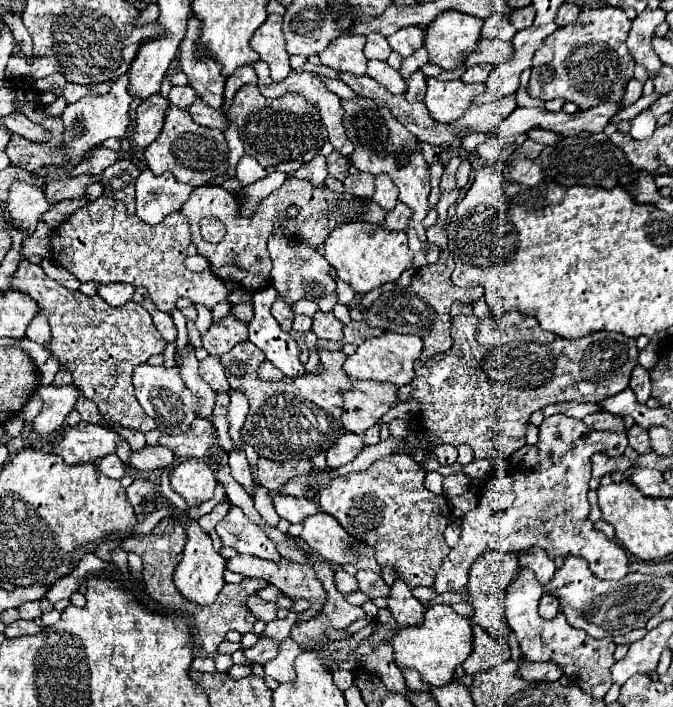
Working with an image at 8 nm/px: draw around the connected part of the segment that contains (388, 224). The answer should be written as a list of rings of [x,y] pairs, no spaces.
[[[397,203],[397,205],[387,213],[387,217],[385,217],[385,221],[381,223],[381,227],[387,229],[387,231],[405,231],[409,217],[411,217],[409,207],[403,205],[403,203]]]

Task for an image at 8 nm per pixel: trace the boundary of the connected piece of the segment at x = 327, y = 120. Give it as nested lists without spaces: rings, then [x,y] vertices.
[[[257,61],[253,67],[255,67],[257,75],[259,75],[259,89],[261,89],[261,95],[273,99],[273,97],[281,97],[281,95],[287,93],[287,91],[301,93],[301,95],[305,97],[305,101],[309,101],[311,105],[315,105],[315,107],[319,109],[319,113],[321,113],[321,117],[323,117],[323,123],[325,123],[325,127],[327,127],[327,133],[329,133],[329,143],[333,145],[333,149],[339,151],[339,153],[345,155],[345,157],[349,157],[349,155],[353,153],[353,143],[347,139],[345,125],[343,125],[343,115],[345,115],[345,111],[343,111],[343,107],[341,107],[341,99],[339,99],[337,95],[333,95],[333,93],[327,89],[327,85],[325,85],[325,81],[321,79],[321,75],[309,73],[309,71],[299,71],[299,73],[291,73],[287,79],[283,79],[283,81],[279,83],[279,87],[277,87],[277,85],[271,87],[273,81],[271,81],[271,77],[269,77],[269,67],[267,67],[263,61]]]

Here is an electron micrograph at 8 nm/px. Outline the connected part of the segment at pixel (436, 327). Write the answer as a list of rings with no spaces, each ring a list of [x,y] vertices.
[[[447,223],[445,225],[431,225],[427,229],[427,241],[439,245],[443,250],[437,263],[421,267],[411,283],[405,289],[393,289],[381,293],[375,303],[365,311],[365,321],[369,321],[375,327],[381,329],[391,329],[399,333],[413,333],[423,339],[423,353],[421,353],[421,363],[429,361],[437,353],[445,353],[451,347],[451,317],[449,317],[449,307],[456,301],[463,303],[473,303],[484,295],[484,289],[481,286],[464,288],[453,285],[451,273],[455,269],[455,261],[448,250]]]

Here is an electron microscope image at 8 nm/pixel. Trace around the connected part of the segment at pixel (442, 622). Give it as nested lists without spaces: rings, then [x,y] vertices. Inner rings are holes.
[[[433,605],[425,611],[423,623],[401,627],[391,639],[393,661],[399,669],[415,669],[421,679],[433,687],[443,687],[451,681],[453,671],[471,653],[471,627],[469,619],[457,615],[449,605]]]

